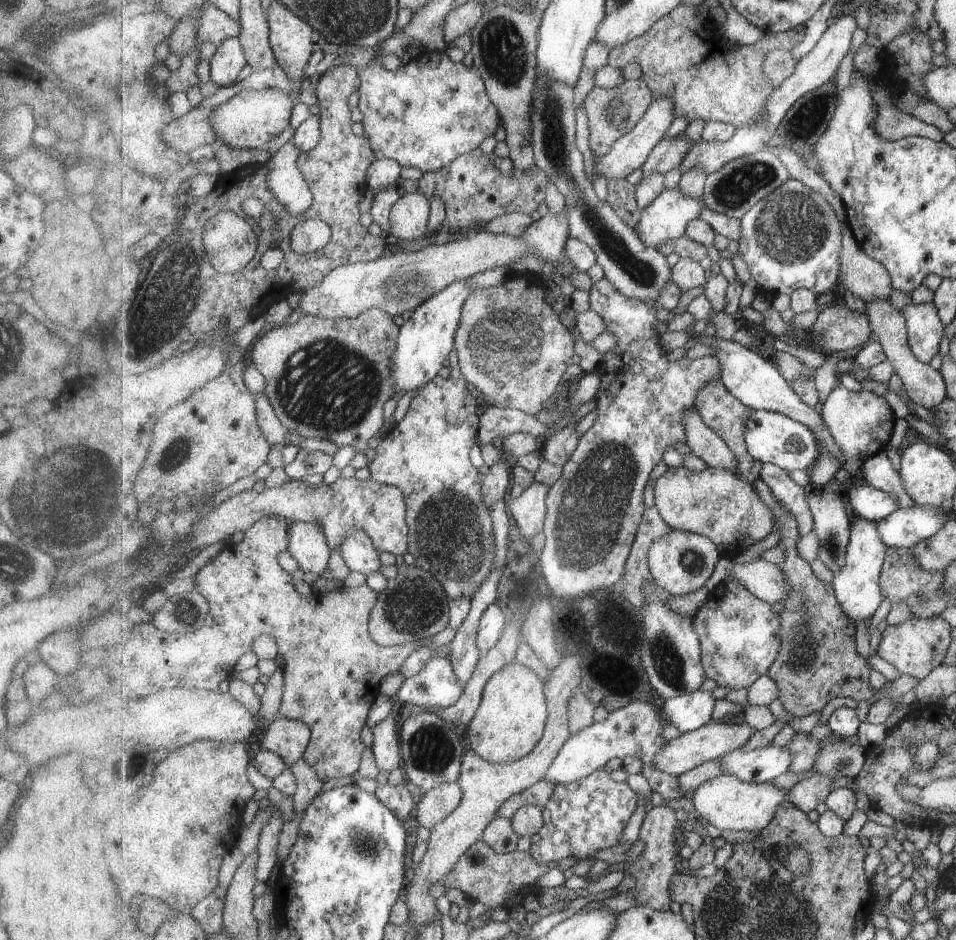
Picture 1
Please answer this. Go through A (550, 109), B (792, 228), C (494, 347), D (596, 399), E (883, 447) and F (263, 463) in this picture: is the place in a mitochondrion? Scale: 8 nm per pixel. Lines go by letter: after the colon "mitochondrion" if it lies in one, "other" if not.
A: mitochondrion
B: mitochondrion
C: mitochondrion
D: other
E: other
F: other

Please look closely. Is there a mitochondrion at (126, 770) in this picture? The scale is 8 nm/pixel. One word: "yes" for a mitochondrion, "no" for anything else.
yes

